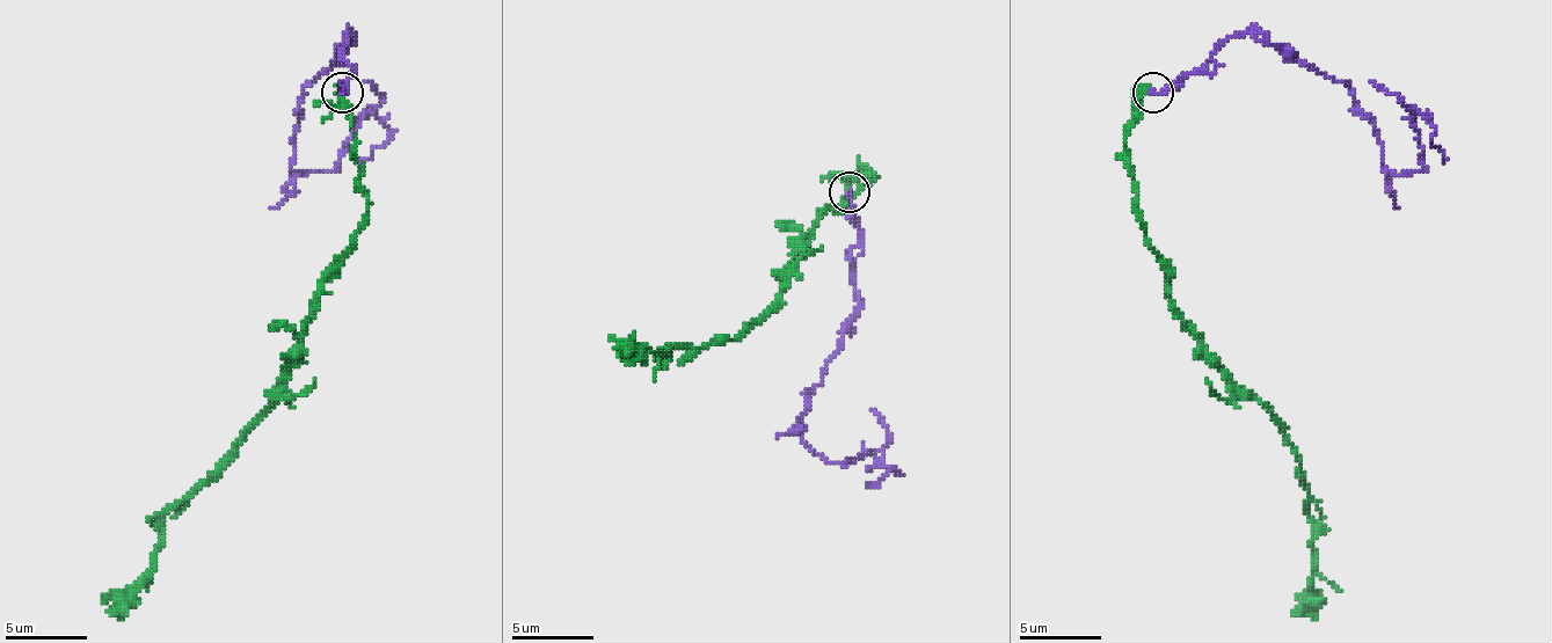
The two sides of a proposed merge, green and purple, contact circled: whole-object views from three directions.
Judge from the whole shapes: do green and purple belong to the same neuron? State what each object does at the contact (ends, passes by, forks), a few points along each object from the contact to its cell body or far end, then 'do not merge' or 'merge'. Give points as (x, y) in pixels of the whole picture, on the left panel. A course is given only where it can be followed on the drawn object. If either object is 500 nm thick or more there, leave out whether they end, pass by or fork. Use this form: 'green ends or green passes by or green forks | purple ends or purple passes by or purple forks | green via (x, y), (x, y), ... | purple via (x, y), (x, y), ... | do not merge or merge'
green ends | purple ends | green via (343, 93), (368, 220), (322, 280), (319, 309), (282, 391), (225, 460), (164, 517), (155, 570), (110, 615) | purple via (343, 93), (347, 33), (303, 89), (290, 170), (330, 170), (372, 114), (388, 134), (359, 162) | merge

